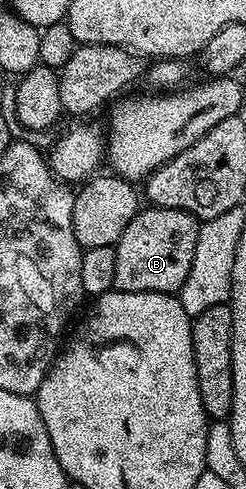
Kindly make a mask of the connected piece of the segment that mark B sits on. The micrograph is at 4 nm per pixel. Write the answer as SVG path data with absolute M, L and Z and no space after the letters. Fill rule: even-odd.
M147 205L124 228L116 252L116 280L114 289L124 292L160 292L177 295L184 280L188 280L188 268L192 268L192 256L196 252L196 236L200 222L194 215L163 206Z

